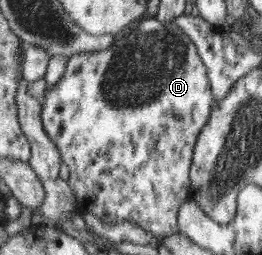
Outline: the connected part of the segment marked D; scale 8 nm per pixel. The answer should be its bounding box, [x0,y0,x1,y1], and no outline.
[41,19,212,238]

